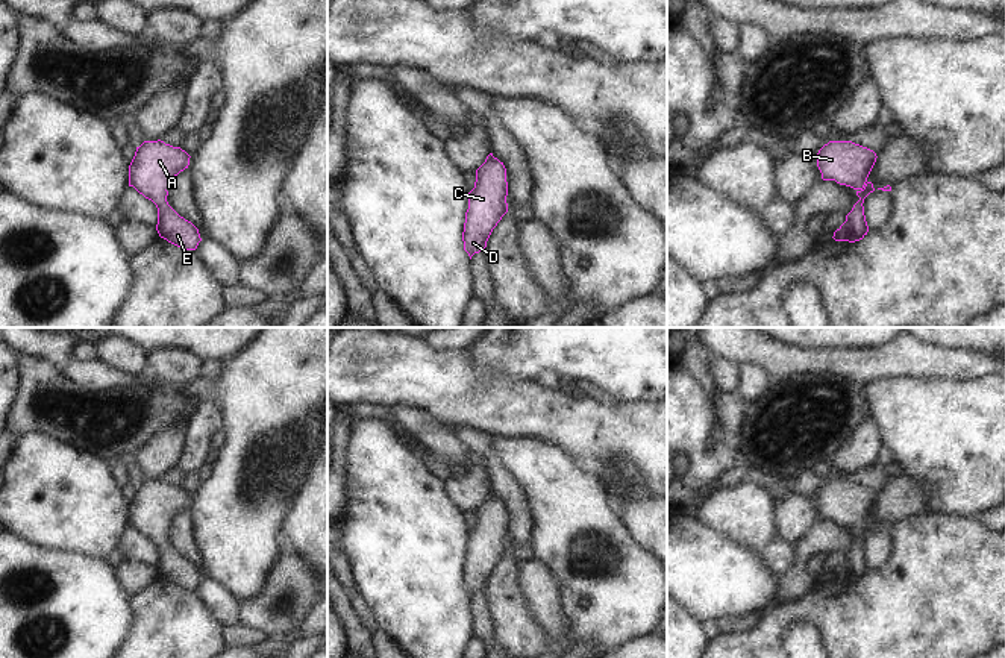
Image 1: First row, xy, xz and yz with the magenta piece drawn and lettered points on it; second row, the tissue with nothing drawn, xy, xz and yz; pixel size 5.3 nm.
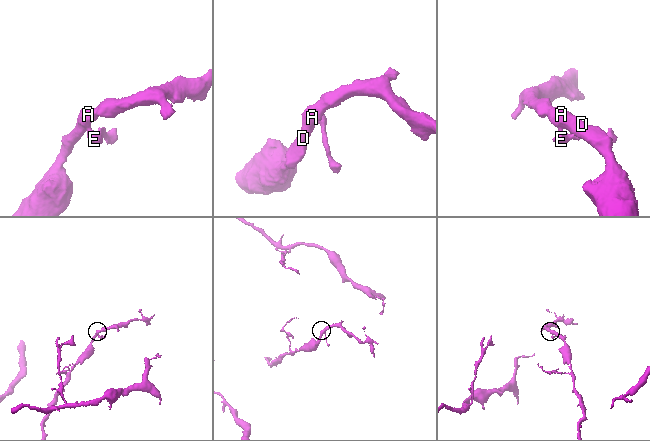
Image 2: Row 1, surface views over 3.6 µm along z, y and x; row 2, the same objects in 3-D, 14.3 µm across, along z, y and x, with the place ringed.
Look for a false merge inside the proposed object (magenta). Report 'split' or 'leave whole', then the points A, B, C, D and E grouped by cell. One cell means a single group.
leave whole | A B C D E

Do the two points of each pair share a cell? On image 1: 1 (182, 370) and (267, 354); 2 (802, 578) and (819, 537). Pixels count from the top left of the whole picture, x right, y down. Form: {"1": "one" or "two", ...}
{"1": "two", "2": "one"}

